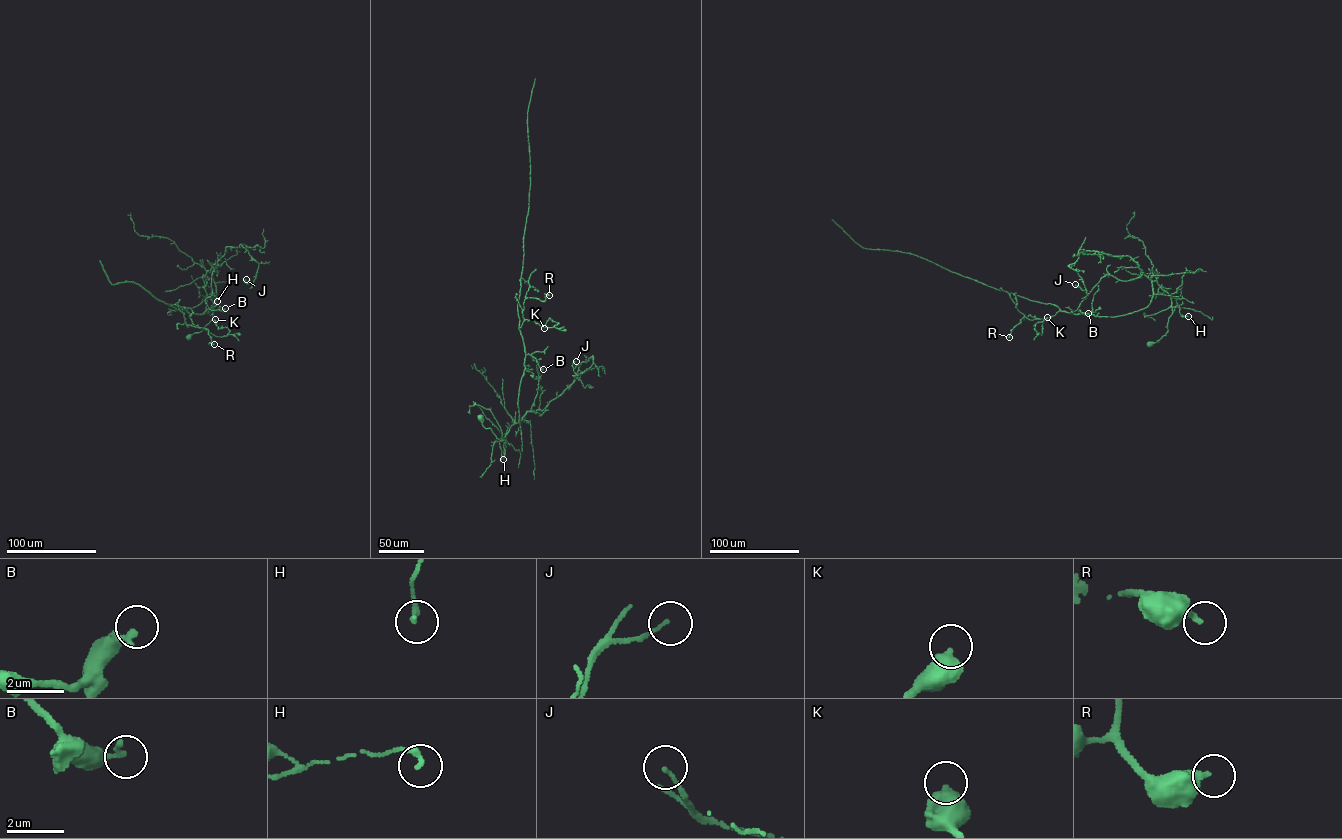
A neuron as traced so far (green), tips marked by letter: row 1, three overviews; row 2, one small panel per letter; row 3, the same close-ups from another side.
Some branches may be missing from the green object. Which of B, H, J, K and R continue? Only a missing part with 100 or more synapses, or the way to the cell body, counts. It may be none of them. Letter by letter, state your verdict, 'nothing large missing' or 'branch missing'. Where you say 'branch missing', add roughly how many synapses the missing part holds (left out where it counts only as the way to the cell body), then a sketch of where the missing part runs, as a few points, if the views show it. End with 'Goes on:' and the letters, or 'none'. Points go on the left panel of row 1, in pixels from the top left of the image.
B: nothing large missing
H: nothing large missing
J: nothing large missing
K: nothing large missing
R: nothing large missing
Goes on: none

